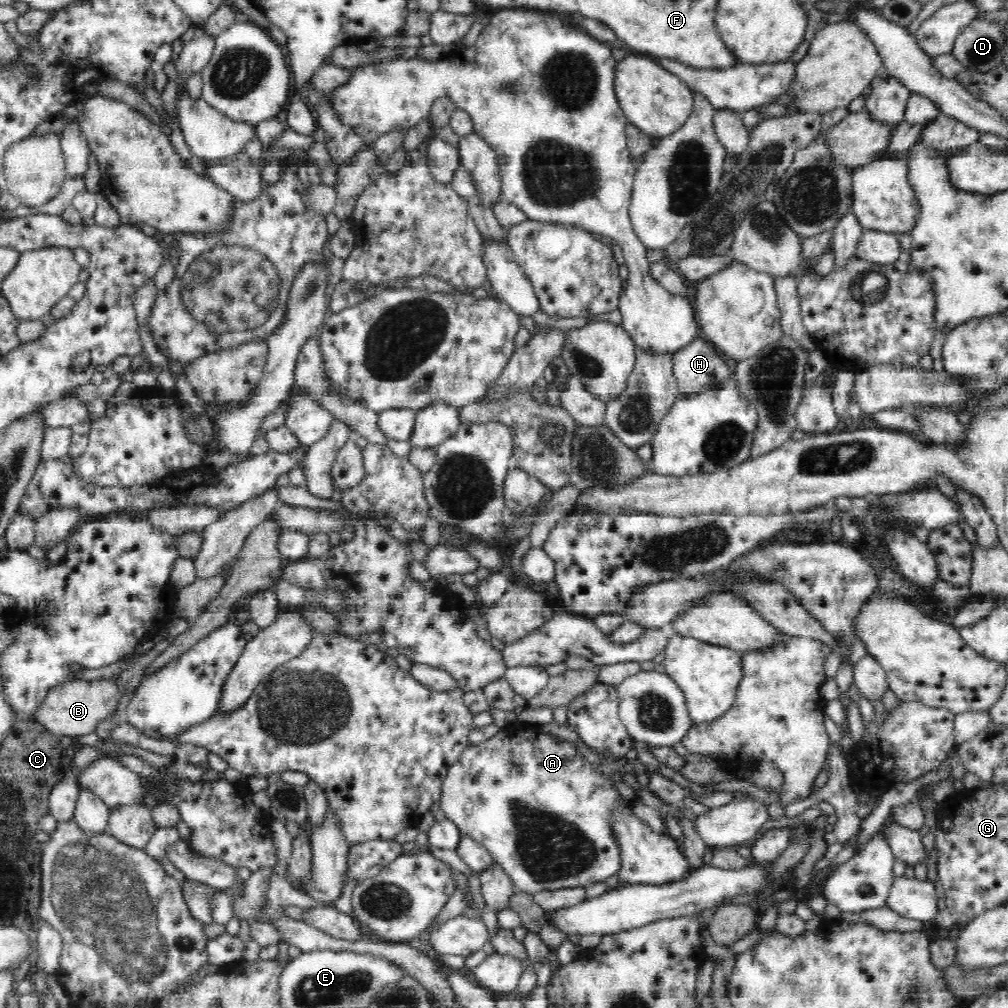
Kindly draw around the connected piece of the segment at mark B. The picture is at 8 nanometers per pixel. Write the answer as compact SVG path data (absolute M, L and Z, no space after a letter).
M74 680L69 684L62 685L53 690L48 698L45 698L45 706L37 715L39 722L50 732L62 737L80 736L94 732L96 724L106 718L108 714L114 712L122 692L118 690L118 685L114 681L96 680L96 682L86 682L86 680Z

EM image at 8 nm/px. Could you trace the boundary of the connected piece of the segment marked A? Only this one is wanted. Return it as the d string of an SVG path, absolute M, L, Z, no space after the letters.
M502 730L497 735L489 738L487 741L468 745L461 754L460 760L453 766L450 766L449 772L446 773L445 781L442 784L442 796L439 802L441 810L445 812L445 816L458 826L462 836L470 837L471 840L477 842L487 849L494 860L501 864L506 874L513 882L514 891L534 894L543 890L556 890L559 888L574 888L574 886L588 886L600 880L606 880L608 876L614 876L616 872L620 872L620 851L618 843L611 827L611 810L614 806L626 804L626 800L622 800L618 796L618 792L614 790L614 782L592 770L592 766L588 766L588 762L580 756L580 752L570 744L570 741L564 741L560 738L552 740L551 735L539 733L532 736L532 740L526 738L518 738L512 736Z

